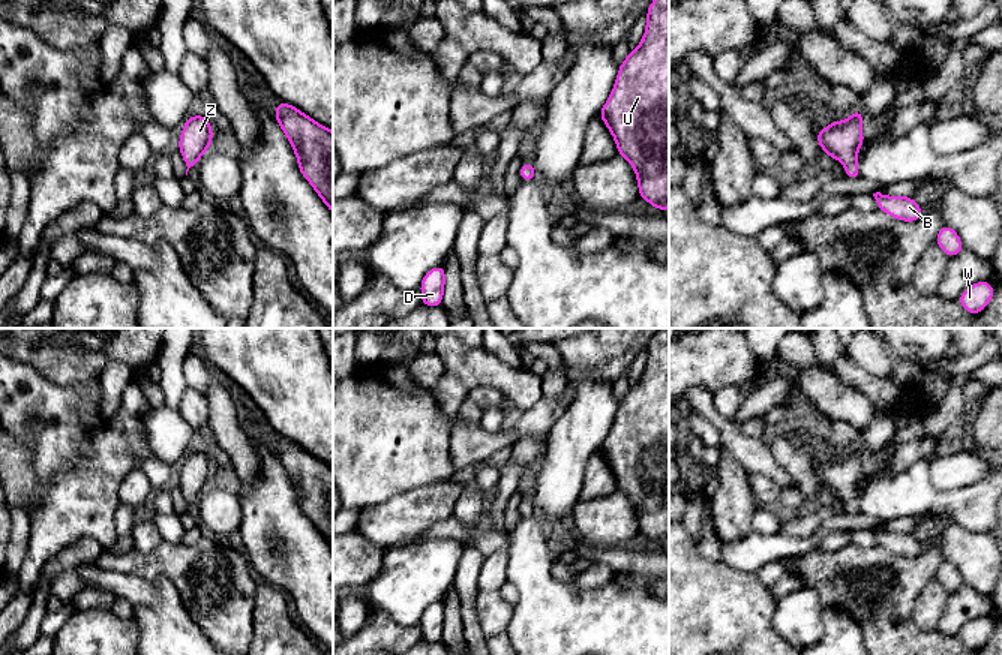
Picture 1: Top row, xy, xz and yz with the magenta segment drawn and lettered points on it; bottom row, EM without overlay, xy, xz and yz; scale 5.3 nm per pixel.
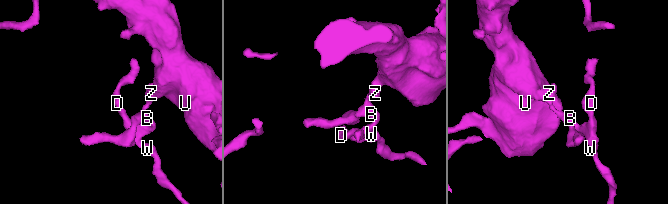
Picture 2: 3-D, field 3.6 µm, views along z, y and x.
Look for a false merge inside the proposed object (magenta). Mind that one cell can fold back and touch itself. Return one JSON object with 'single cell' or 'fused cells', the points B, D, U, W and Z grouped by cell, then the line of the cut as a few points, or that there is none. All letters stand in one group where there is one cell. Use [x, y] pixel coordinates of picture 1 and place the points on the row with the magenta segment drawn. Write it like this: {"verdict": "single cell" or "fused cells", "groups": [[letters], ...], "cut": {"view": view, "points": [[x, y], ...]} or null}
{"verdict": "single cell", "groups": [["B", "D", "U", "W", "Z"]], "cut": null}

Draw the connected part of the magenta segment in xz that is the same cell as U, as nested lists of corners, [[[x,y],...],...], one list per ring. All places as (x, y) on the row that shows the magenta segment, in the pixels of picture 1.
[[[652,0],[639,46],[620,64],[612,93],[598,117],[612,133],[618,154],[633,166],[639,196],[656,210],[669,208],[669,0]]]

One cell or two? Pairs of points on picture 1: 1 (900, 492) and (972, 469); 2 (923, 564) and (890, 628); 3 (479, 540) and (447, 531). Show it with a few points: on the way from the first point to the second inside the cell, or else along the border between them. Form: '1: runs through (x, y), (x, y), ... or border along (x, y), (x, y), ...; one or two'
1: border along (927, 460), (936, 489), (966, 486); two
2: runs through (906, 580), (890, 597), (890, 612); one
3: runs through (471, 535), (455, 531); one

